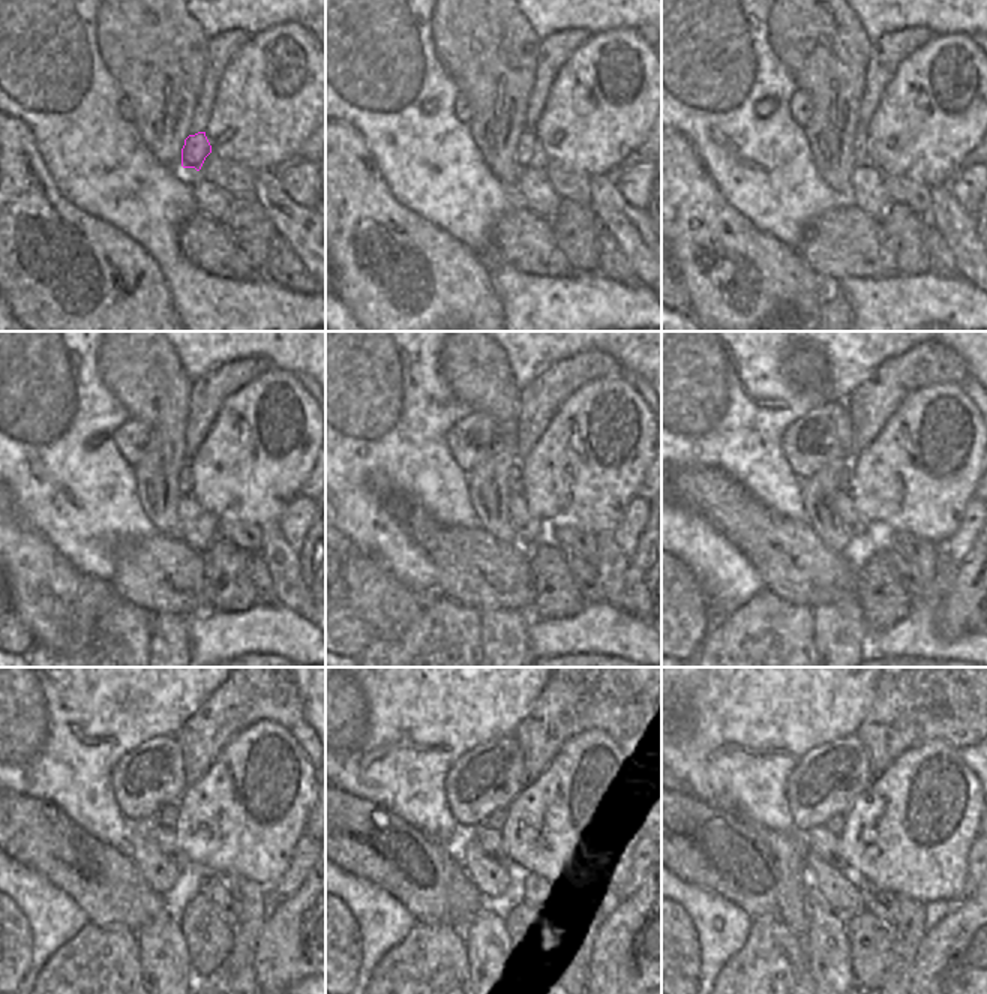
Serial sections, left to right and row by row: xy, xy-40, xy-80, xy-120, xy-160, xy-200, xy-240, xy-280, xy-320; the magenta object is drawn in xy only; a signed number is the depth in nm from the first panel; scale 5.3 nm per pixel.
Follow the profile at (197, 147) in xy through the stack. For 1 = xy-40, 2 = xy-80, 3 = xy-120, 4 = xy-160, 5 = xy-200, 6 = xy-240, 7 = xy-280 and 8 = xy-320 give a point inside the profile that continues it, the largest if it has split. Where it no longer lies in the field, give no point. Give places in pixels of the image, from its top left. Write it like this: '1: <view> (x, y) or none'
1: xy-40 (528, 147)
2: xy-80 (858, 147)
3: xy-120 (185, 479)
4: xy-160 (515, 482)
5: xy-200 (845, 476)
6: xy-240 (165, 817)
7: xy-280 (497, 820)
8: xy-320 (834, 823)

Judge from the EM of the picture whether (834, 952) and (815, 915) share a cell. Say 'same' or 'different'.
same

